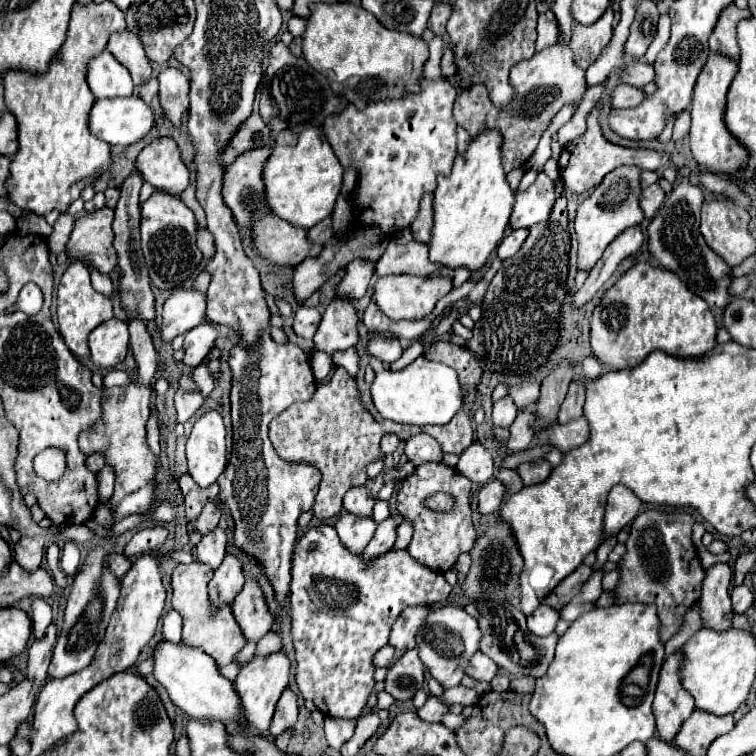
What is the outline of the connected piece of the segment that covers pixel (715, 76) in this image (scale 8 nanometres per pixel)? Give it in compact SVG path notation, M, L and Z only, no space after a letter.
M710 54L700 72L700 78L696 80L692 108L690 108L690 116L692 116L690 148L692 148L694 158L700 162L702 170L722 172L732 178L740 176L740 170L746 168L746 162L748 162L746 148L742 144L738 144L738 140L728 132L728 128L724 124L726 94L728 94L728 86L732 84L732 80L736 76L736 68L738 68L738 64L730 56Z

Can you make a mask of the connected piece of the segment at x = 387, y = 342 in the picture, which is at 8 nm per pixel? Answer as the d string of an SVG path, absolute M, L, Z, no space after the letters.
M372 336L366 344L366 352L382 362L394 362L400 358L402 348L396 338L386 338L386 336Z

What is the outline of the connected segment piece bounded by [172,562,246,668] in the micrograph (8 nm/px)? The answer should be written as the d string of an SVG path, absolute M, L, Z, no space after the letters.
M200 562L178 564L172 572L172 608L184 620L184 628L182 628L184 644L194 644L196 648L202 648L222 668L234 660L236 652L244 648L246 640L230 608L222 608L218 616L210 614L210 604L208 604L208 594L206 594L206 586L210 580L212 580L212 568L208 568L206 564L200 564Z

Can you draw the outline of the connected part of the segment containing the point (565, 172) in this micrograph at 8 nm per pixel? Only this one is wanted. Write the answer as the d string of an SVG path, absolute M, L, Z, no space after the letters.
M598 106L592 110L592 114L588 116L588 130L578 136L576 140L572 140L570 144L564 146L562 154L560 154L560 176L562 176L562 182L568 190L576 192L576 194L582 194L590 188L596 188L604 176L608 172L612 172L614 168L618 166L638 166L640 170L656 170L658 166L664 166L668 164L668 154L664 152L656 152L656 150L642 150L642 148L622 148L622 146L616 146L612 142L608 142L604 136L602 136L602 130L600 130L600 124L598 124Z

